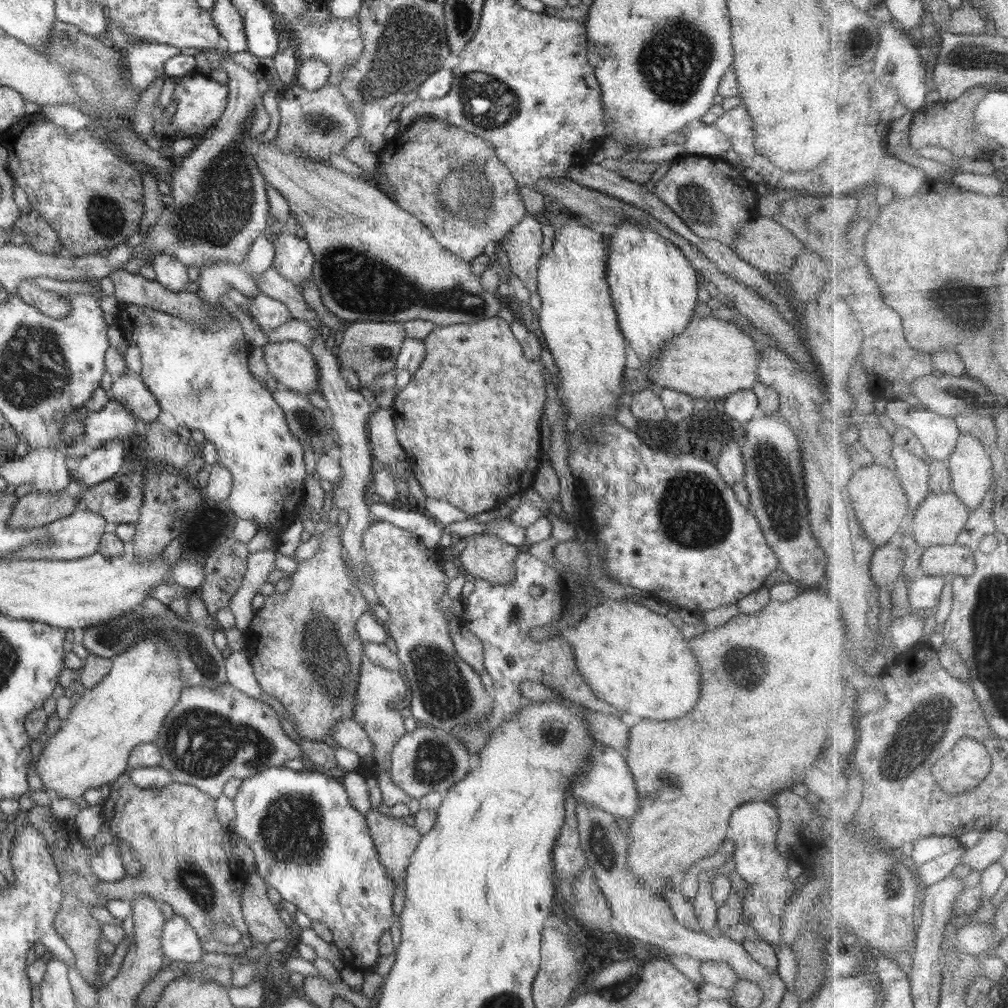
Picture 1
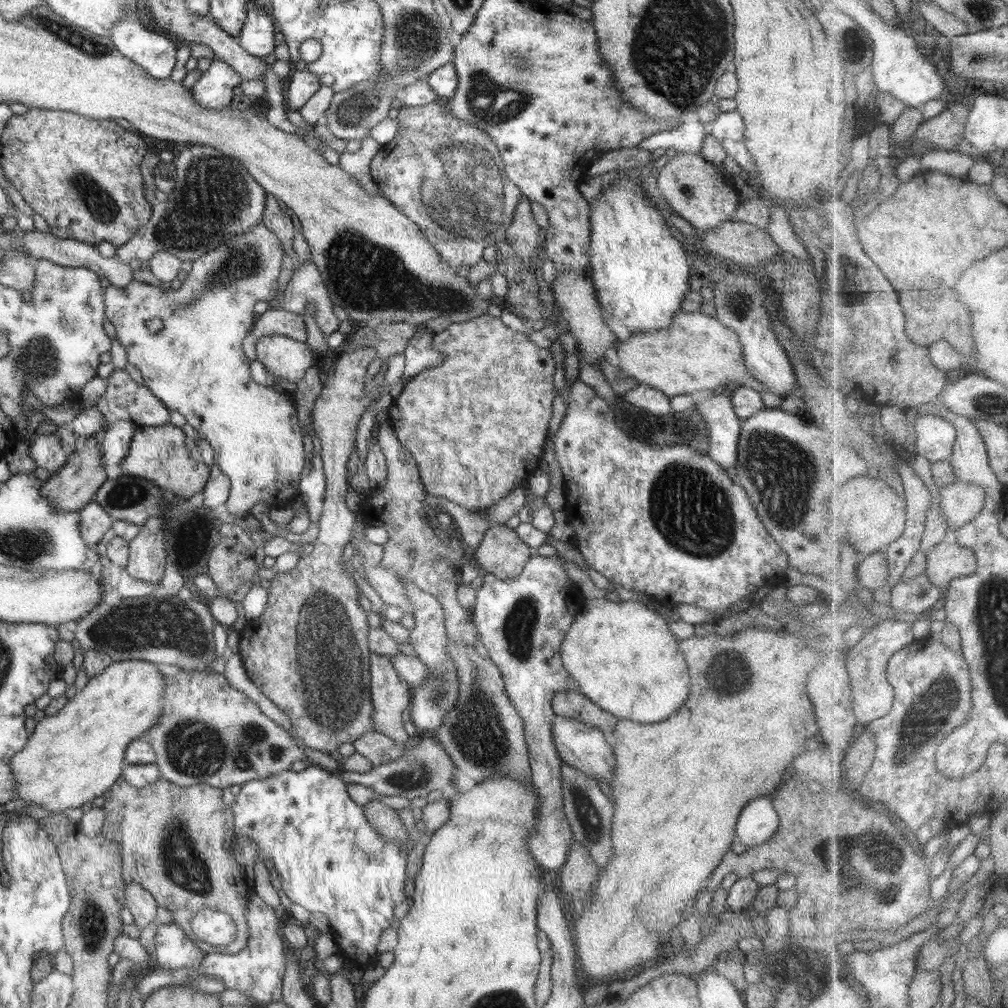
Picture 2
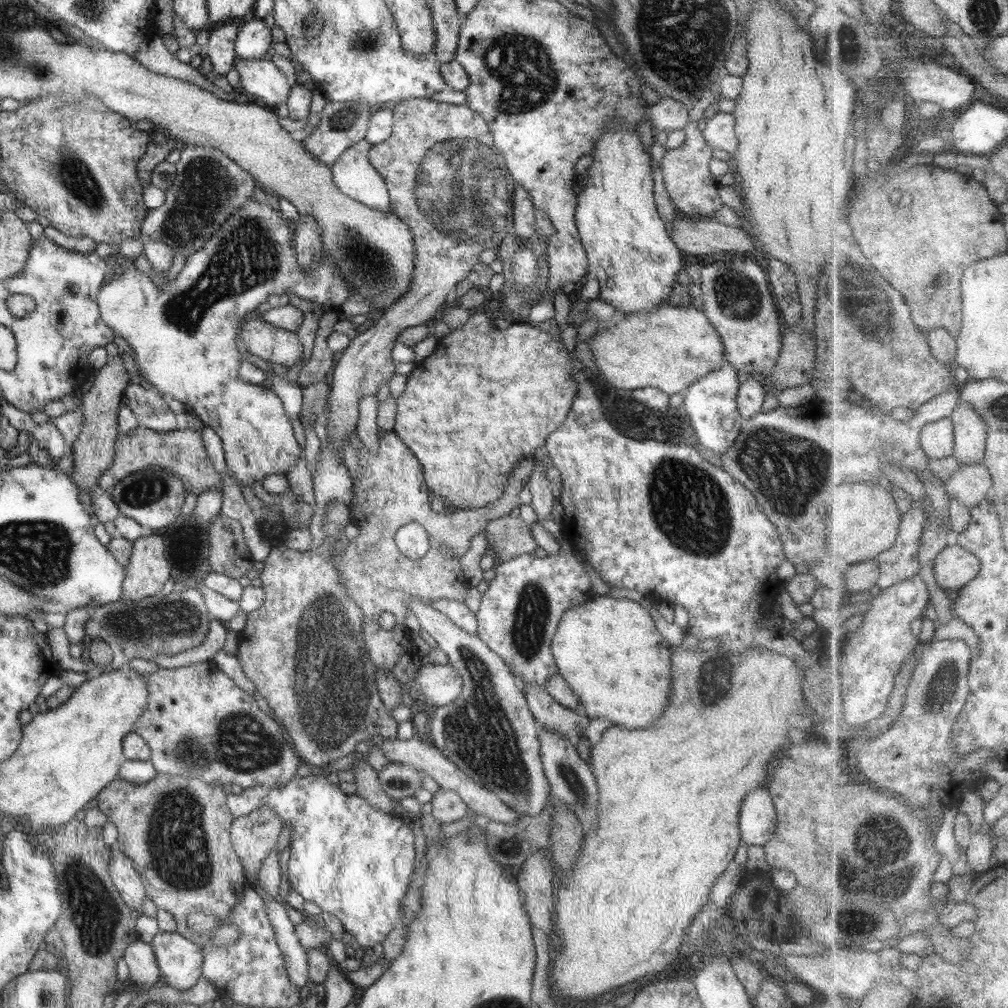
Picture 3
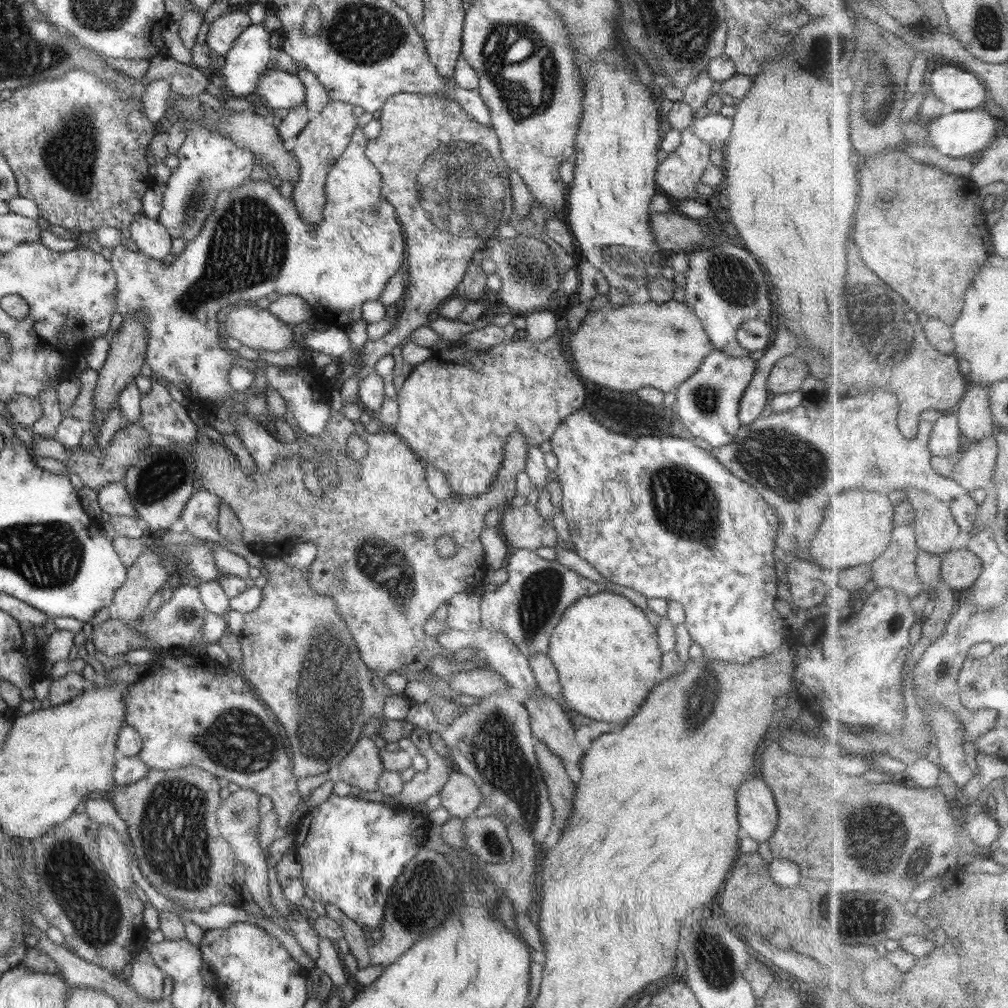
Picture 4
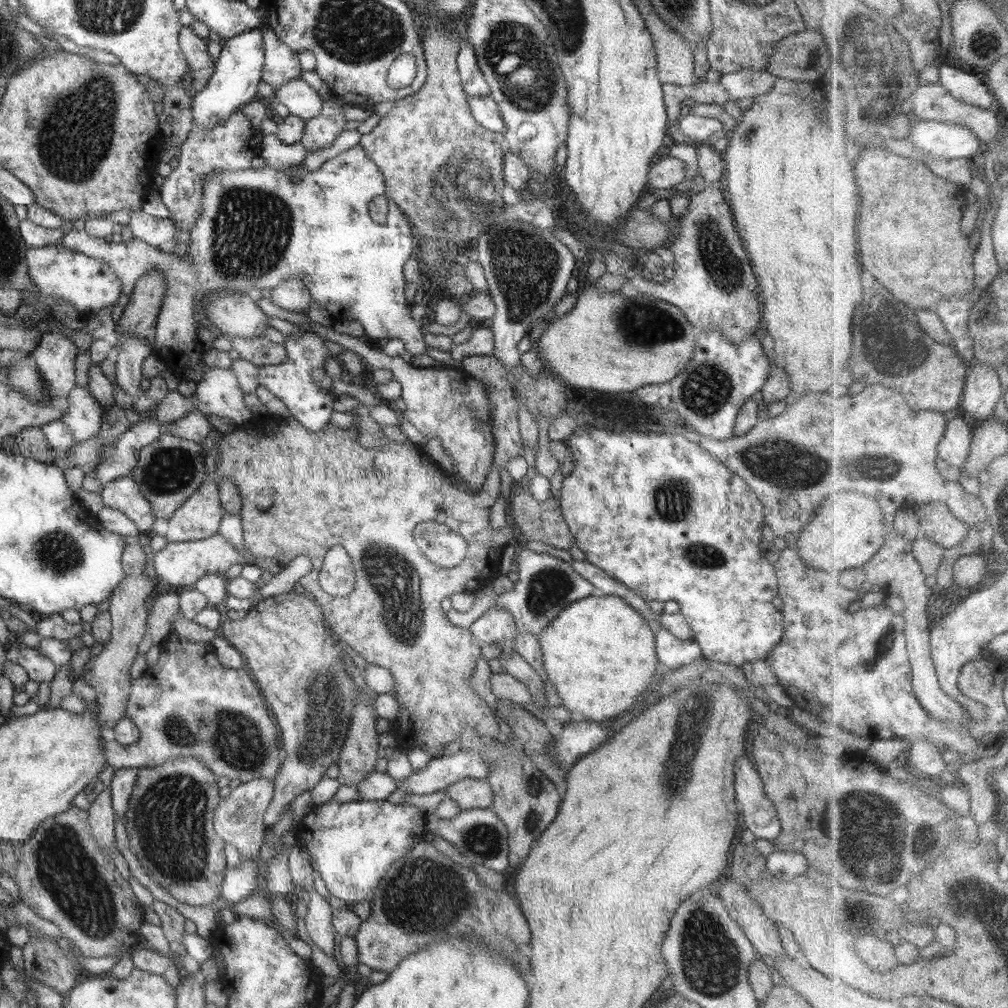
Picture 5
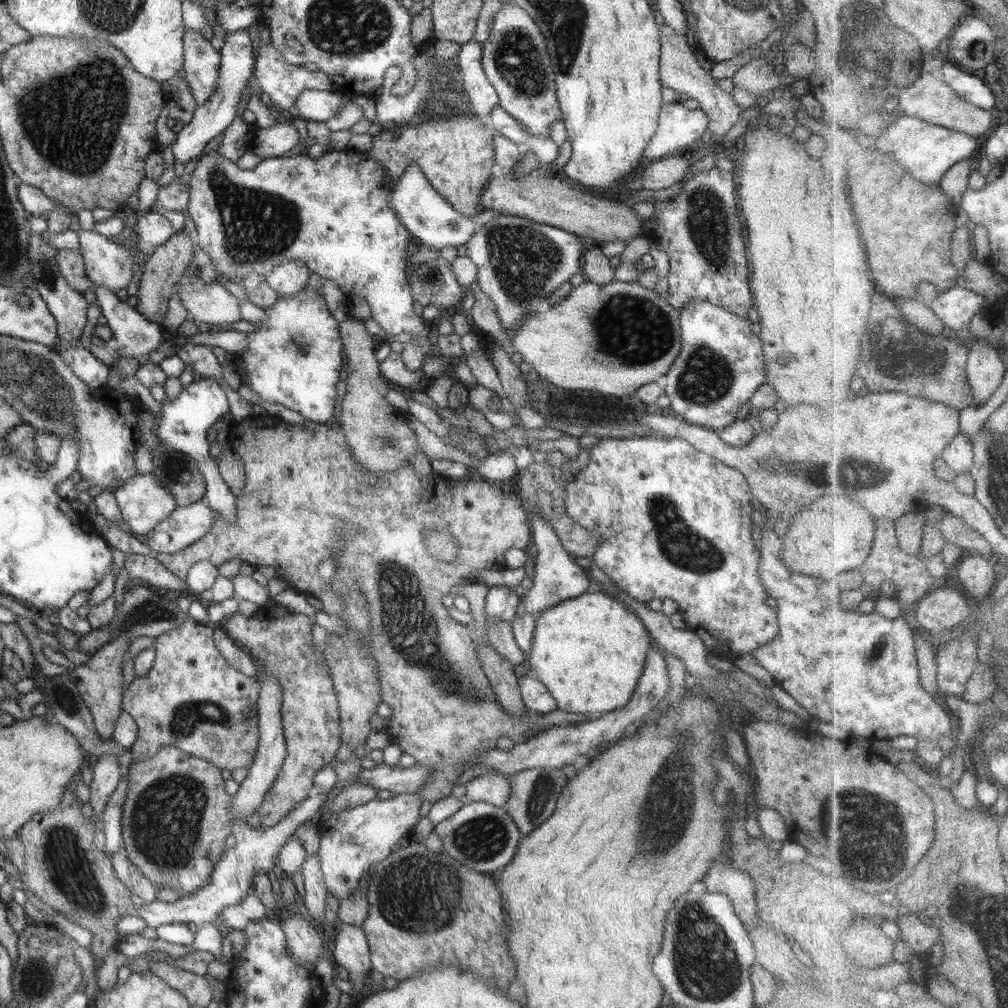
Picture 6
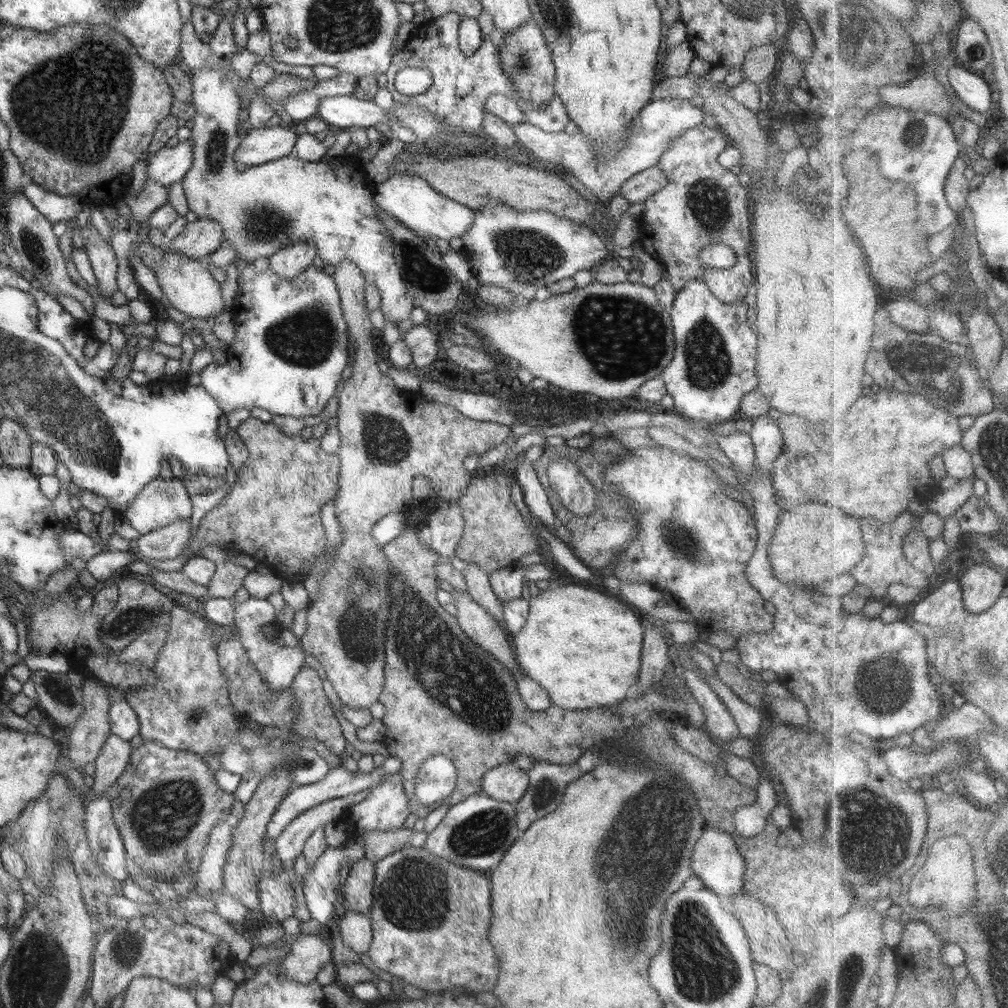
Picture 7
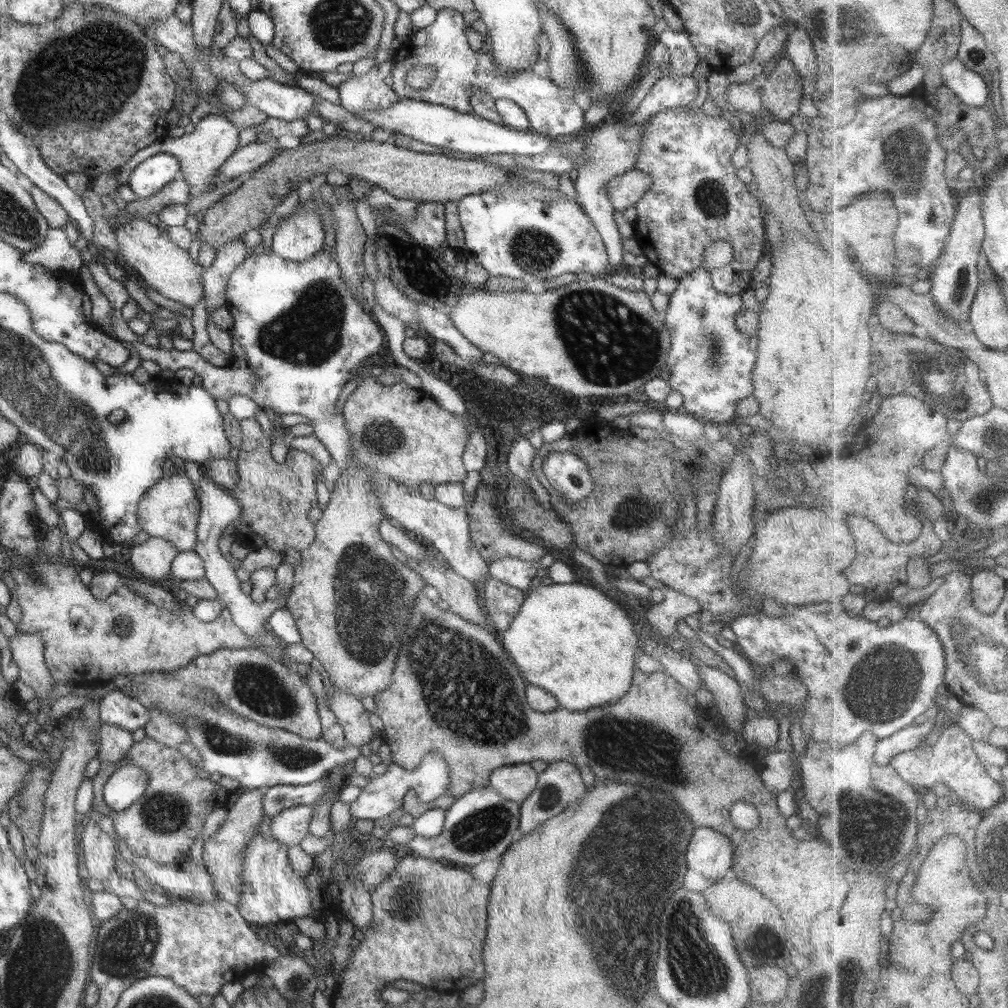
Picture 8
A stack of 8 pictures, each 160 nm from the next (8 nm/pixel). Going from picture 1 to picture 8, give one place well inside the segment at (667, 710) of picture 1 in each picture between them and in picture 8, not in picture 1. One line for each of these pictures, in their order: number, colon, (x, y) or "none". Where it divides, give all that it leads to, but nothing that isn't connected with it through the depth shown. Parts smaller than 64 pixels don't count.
2: (622, 655)
3: (609, 650)
4: (607, 653)
5: (600, 653)
6: (589, 651)
7: (583, 646)
8: (575, 641)

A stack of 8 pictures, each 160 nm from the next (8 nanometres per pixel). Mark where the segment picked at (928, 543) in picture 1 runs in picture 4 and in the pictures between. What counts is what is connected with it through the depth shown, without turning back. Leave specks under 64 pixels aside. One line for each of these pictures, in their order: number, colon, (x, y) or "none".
2: (962, 502)
3: (973, 484)
4: (978, 466)

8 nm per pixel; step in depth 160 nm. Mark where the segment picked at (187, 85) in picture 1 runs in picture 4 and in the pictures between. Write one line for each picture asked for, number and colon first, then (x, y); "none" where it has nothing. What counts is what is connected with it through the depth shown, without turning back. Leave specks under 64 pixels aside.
2: (213, 90)
3: (221, 44)
4: (223, 31)

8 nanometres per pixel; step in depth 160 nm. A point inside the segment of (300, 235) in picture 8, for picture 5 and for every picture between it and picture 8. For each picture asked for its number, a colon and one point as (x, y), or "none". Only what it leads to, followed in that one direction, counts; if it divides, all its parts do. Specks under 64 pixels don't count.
5: (291, 295)
6: (291, 277)
7: (288, 263)

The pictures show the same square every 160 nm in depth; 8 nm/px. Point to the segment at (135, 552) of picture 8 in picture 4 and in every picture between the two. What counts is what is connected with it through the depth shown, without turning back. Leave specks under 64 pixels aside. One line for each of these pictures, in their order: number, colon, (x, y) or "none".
4: (200, 515)
5: (199, 518)
6: (187, 524)
7: (168, 542)

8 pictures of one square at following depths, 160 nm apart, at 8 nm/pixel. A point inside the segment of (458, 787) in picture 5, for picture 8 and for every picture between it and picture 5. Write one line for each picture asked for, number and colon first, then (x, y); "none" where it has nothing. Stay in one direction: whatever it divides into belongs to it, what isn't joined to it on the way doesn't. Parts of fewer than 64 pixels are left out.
6: (494, 789)
7: (507, 783)
8: (515, 783)

